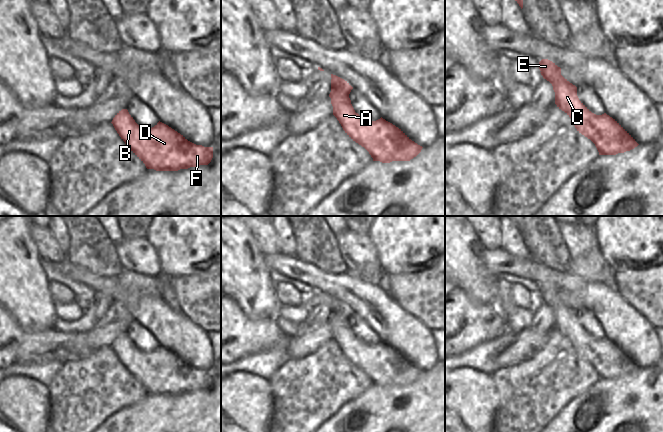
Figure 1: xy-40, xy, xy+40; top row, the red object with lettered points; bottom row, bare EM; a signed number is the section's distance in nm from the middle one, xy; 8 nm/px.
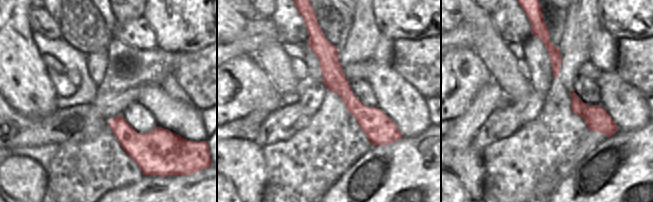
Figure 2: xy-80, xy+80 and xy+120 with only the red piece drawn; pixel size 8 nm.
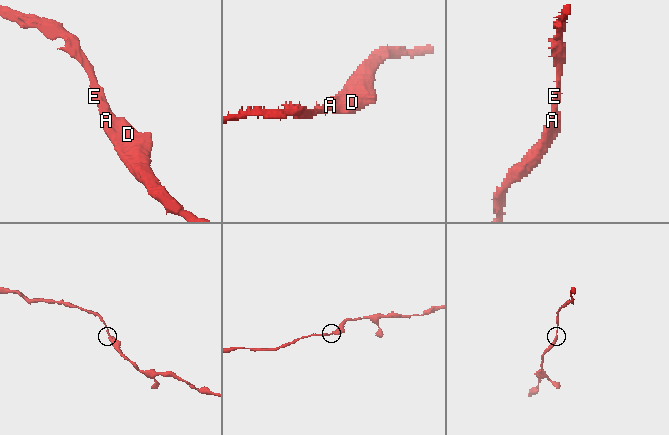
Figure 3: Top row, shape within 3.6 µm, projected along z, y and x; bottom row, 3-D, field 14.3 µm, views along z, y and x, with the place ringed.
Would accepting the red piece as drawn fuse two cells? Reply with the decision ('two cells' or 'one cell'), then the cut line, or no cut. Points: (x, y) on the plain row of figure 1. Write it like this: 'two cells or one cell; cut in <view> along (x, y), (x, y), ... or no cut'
one cell; no cut

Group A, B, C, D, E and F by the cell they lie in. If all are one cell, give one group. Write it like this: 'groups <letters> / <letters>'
groups A B C D E F

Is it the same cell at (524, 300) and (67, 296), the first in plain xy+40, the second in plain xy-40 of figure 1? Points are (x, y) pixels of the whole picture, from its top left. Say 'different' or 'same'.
same

